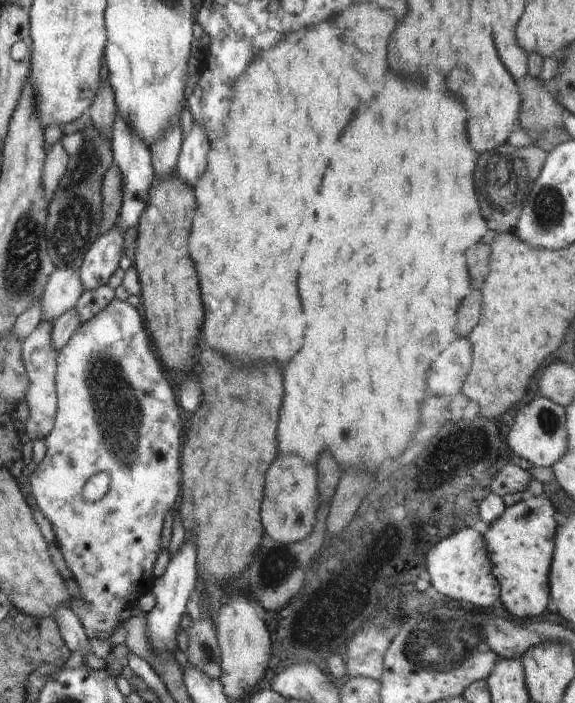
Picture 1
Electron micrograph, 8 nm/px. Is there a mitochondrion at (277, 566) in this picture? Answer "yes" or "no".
yes

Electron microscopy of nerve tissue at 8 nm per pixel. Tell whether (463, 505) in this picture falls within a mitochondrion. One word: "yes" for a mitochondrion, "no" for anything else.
yes

